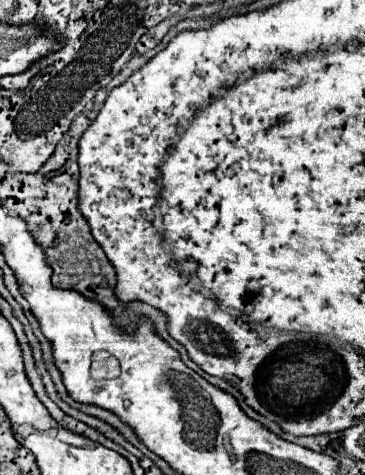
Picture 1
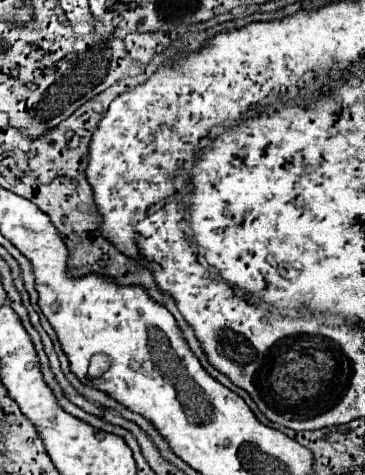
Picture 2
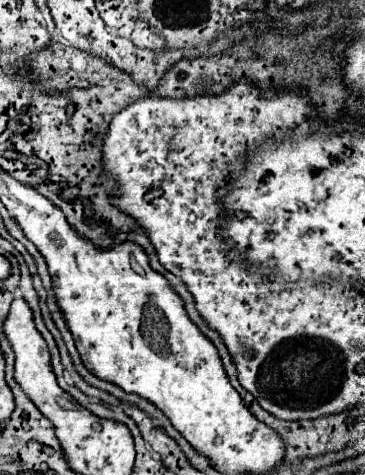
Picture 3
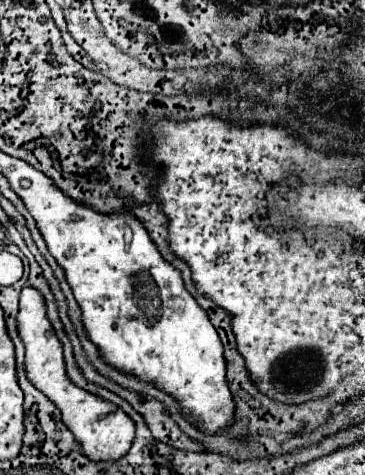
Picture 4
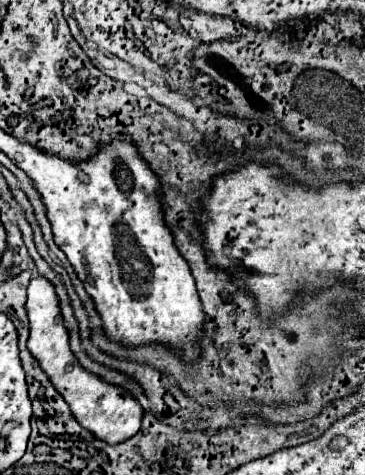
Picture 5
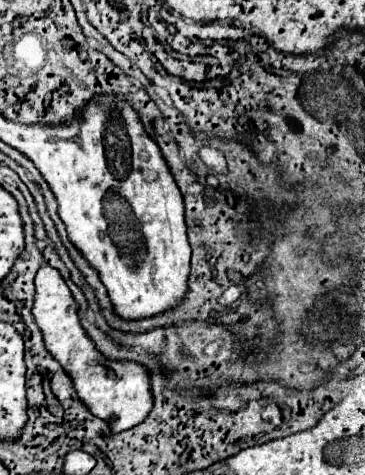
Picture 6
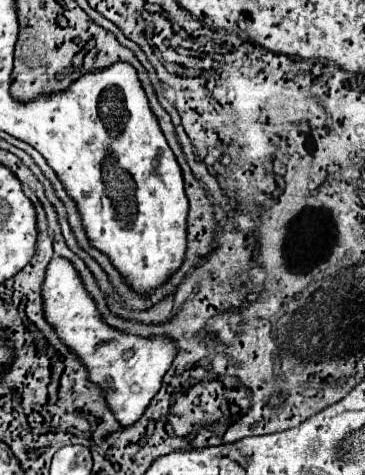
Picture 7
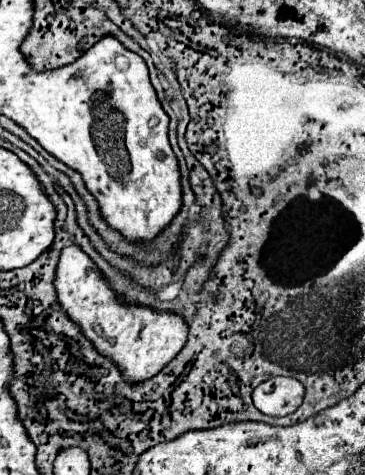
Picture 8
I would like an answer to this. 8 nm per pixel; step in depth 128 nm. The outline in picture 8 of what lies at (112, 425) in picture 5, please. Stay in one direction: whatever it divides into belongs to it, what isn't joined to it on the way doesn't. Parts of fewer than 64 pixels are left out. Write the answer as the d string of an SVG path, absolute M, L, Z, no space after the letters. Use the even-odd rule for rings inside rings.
M74 244L60 252L54 288L58 304L66 316L78 324L80 332L92 342L96 352L108 356L122 372L128 384L140 384L156 376L176 354L184 348L188 336L188 324L184 318L170 312L154 312L150 308L120 304L94 262Z

